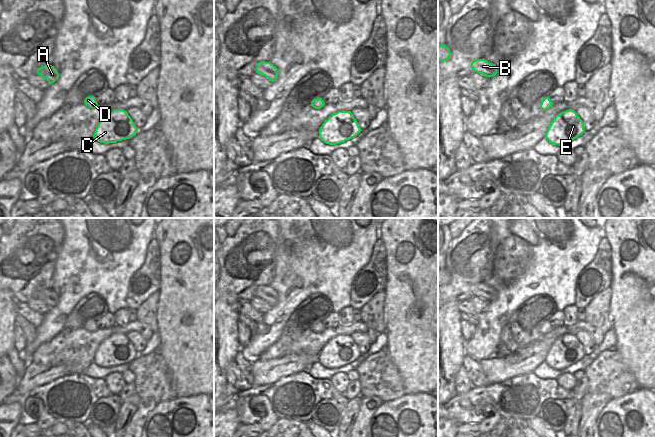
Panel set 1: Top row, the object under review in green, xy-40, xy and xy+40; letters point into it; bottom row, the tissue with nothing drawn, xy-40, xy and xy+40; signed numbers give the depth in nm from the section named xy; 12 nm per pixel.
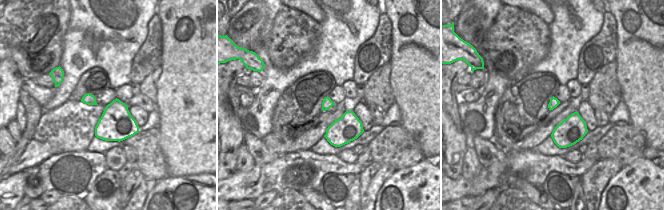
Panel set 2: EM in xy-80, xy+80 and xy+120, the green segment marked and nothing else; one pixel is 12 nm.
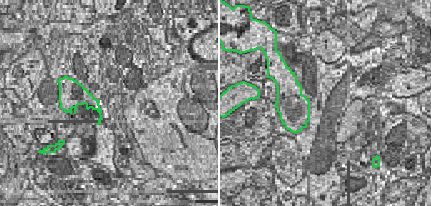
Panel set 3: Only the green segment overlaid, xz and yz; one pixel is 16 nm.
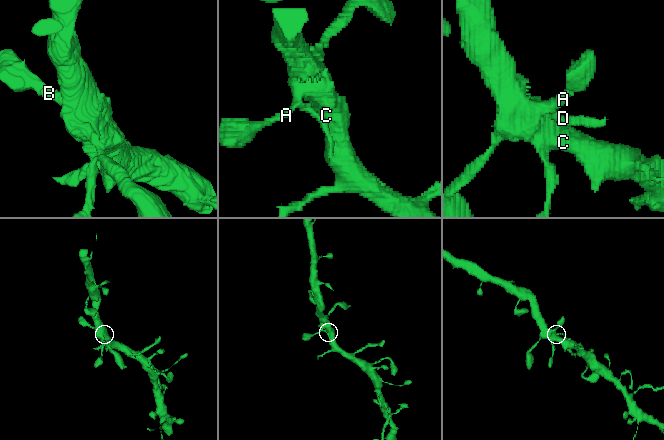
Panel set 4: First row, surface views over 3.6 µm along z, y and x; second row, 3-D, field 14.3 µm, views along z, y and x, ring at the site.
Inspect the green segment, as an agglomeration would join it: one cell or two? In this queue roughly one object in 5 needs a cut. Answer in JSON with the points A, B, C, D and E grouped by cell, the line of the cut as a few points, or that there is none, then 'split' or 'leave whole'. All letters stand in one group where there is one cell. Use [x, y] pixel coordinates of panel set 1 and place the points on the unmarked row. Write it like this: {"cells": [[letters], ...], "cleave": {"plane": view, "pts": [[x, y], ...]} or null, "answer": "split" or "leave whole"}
{"cells": [["A", "B", "C", "D", "E"]], "cleave": null, "answer": "leave whole"}

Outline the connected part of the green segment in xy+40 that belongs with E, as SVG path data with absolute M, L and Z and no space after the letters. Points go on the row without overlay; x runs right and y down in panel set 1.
M568 333L556 339L552 344L545 362L553 369L564 369L585 356L584 347L577 337Z

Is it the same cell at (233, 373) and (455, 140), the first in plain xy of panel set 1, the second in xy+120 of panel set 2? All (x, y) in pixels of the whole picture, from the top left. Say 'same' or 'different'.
different

